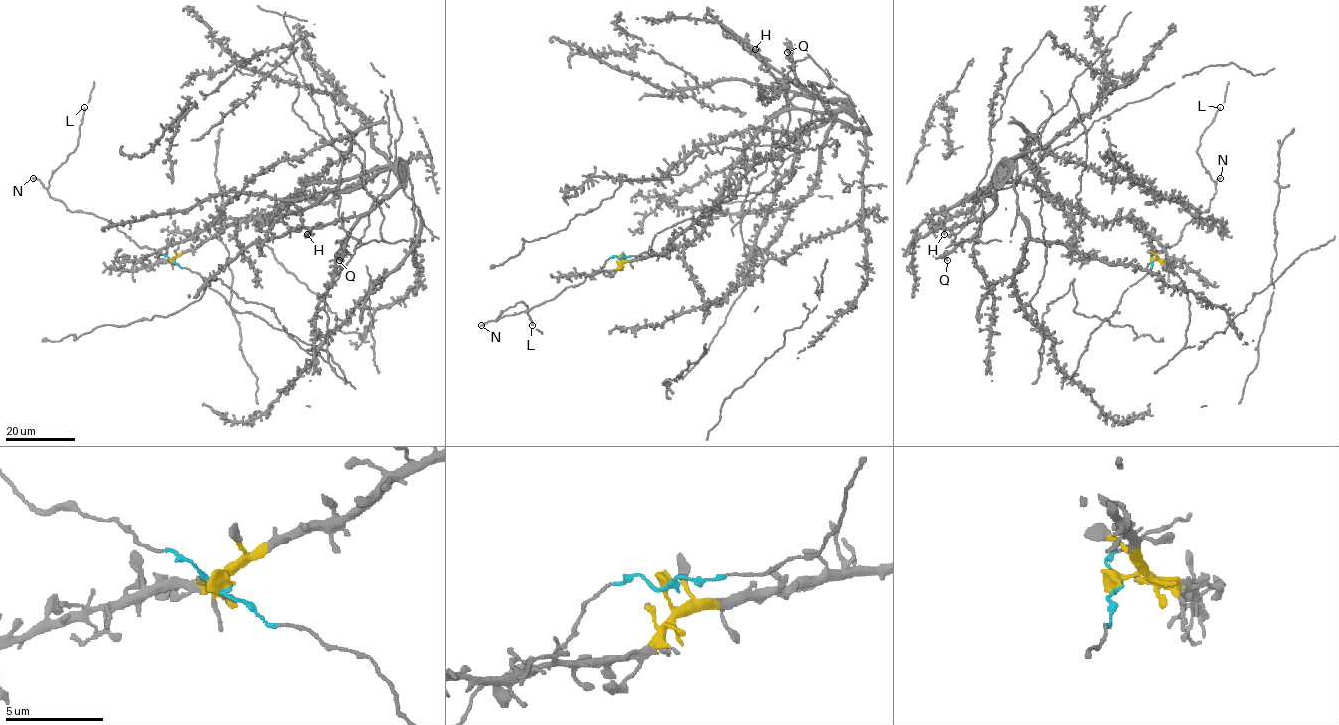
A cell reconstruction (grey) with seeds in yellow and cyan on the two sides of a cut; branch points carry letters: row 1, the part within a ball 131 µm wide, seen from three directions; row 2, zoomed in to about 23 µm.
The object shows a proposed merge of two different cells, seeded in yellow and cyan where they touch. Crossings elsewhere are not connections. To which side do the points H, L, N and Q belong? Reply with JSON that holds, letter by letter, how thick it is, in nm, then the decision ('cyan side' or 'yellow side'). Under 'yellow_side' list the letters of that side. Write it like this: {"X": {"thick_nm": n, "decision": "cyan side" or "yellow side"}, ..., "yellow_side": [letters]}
{"H": {"thick_nm": 300, "decision": "yellow side"}, "L": {"thick_nm": 220, "decision": "cyan side"}, "N": {"thick_nm": 260, "decision": "cyan side"}, "Q": {"thick_nm": 160, "decision": "yellow side"}, "yellow_side": ["H", "Q"]}

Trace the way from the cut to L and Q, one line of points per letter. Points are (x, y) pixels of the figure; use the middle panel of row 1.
L: (620, 258), (610, 257), (599, 270), (554, 298), (496, 321), (509, 307), (522, 302), (532, 325)
Q: (620, 258), (692, 241), (732, 166), (770, 120), (847, 103), (811, 93), (787, 52)

